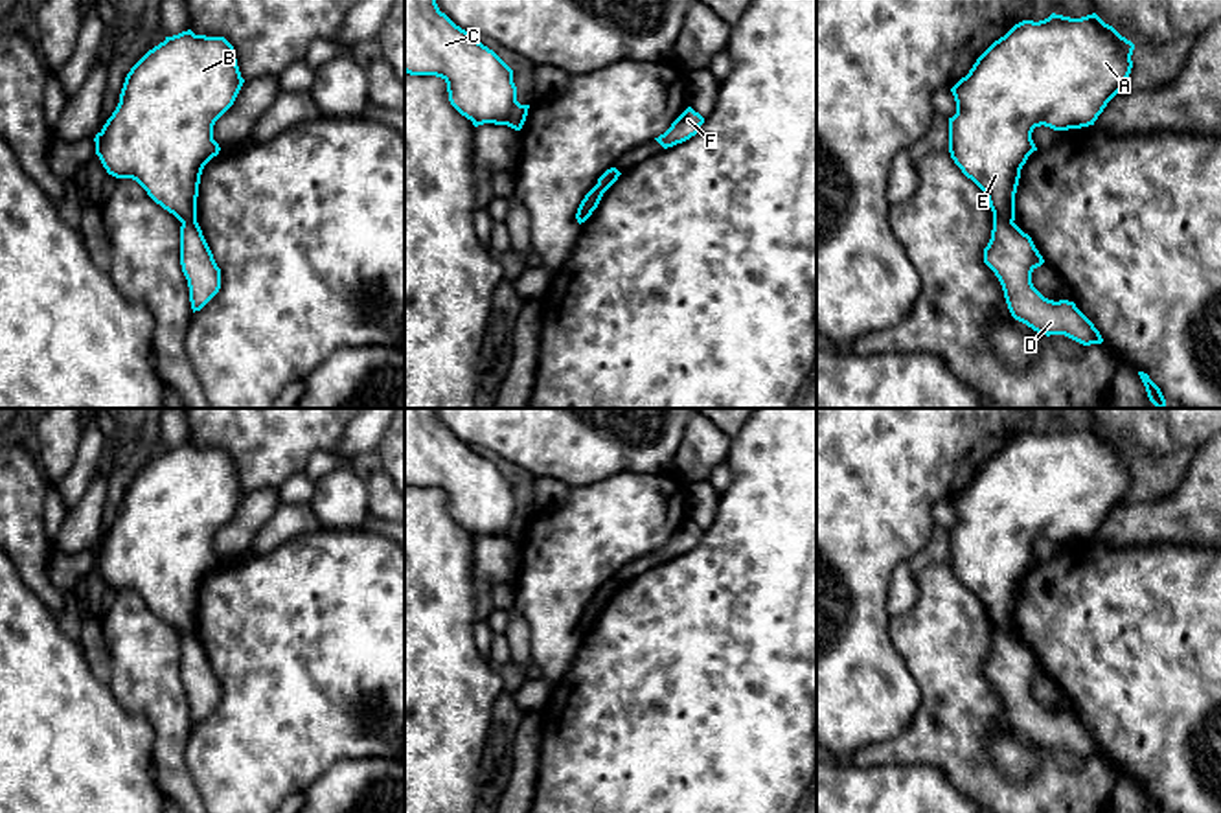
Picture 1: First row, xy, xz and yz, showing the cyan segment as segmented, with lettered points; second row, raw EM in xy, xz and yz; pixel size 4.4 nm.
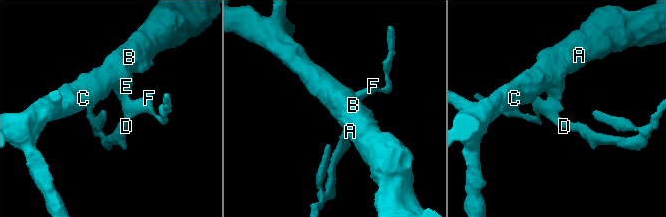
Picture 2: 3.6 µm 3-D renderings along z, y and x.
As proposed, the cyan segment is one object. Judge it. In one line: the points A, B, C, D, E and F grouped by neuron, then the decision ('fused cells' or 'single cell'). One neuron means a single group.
groups A B C E / D F; fused cells

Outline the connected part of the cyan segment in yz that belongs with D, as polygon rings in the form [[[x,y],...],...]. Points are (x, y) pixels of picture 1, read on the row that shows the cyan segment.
[[[993,217],[993,230],[984,248],[984,263],[998,278],[1011,316],[1041,335],[1065,335],[1083,346],[1101,344],[1103,338],[1094,324],[1068,300],[1048,300],[1032,283],[1032,272],[1044,263],[1032,237],[1013,221]]]

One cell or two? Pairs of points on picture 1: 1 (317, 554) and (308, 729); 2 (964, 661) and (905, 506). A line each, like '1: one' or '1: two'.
1: one
2: two

